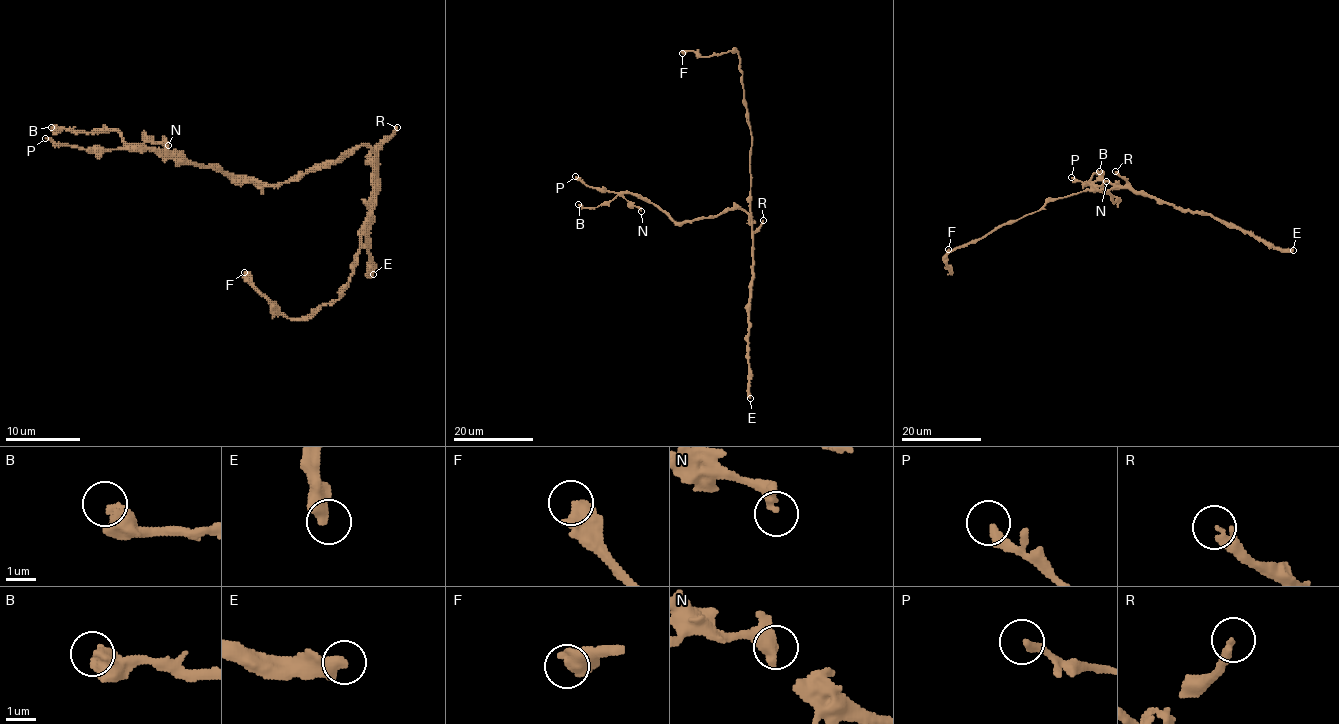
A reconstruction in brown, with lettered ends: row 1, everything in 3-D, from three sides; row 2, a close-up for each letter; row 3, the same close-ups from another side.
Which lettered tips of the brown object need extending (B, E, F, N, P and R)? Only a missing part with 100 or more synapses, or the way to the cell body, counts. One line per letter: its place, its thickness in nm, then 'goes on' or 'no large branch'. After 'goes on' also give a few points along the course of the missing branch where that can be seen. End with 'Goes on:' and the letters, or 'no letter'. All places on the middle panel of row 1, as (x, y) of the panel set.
B: (578, 204) | 480 nm | no large branch
E: (750, 398) | 500 nm | no large branch
F: (682, 53) | 550 nm | no large branch
N: (641, 211) | 400 nm | no large branch
P: (575, 176) | 320 nm | no large branch
R: (763, 220) | 280 nm | goes on | (763, 220), (766, 211), (787, 213), (780, 218), (778, 214), (795, 205), (812, 219), (798, 195), (793, 198)
Goes on: R

